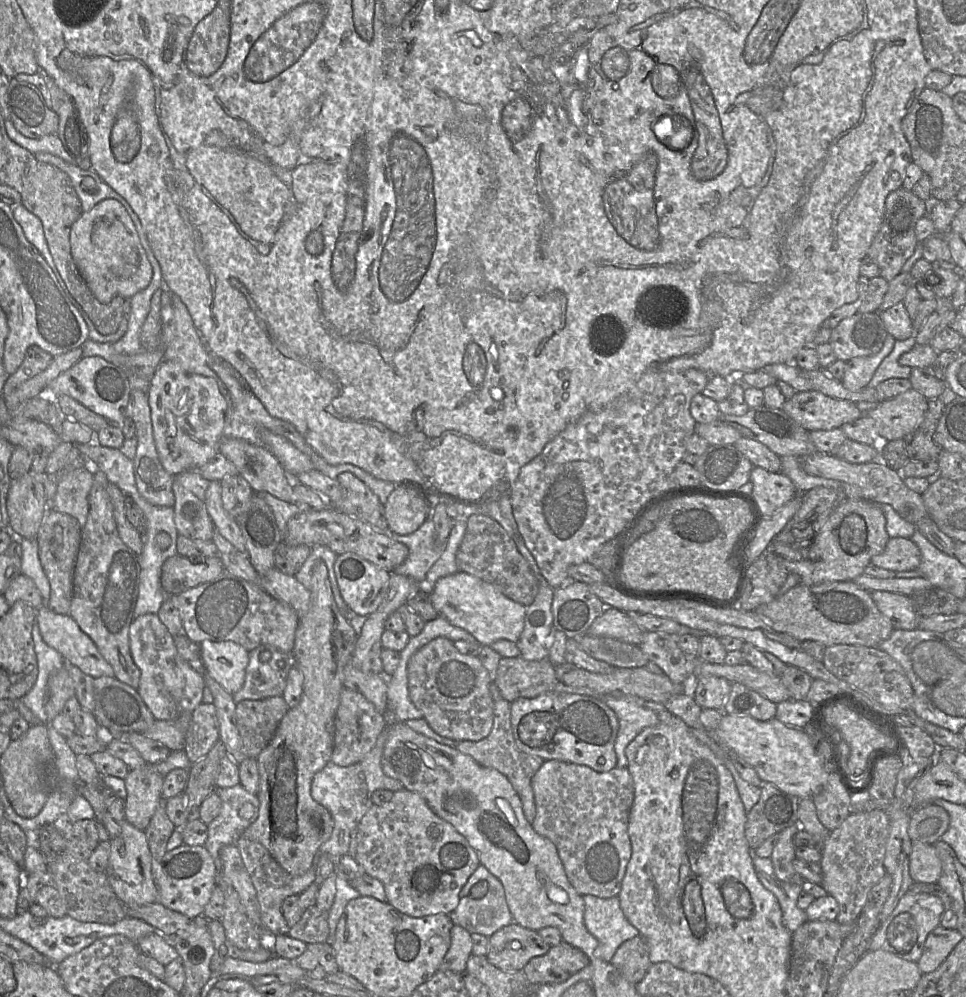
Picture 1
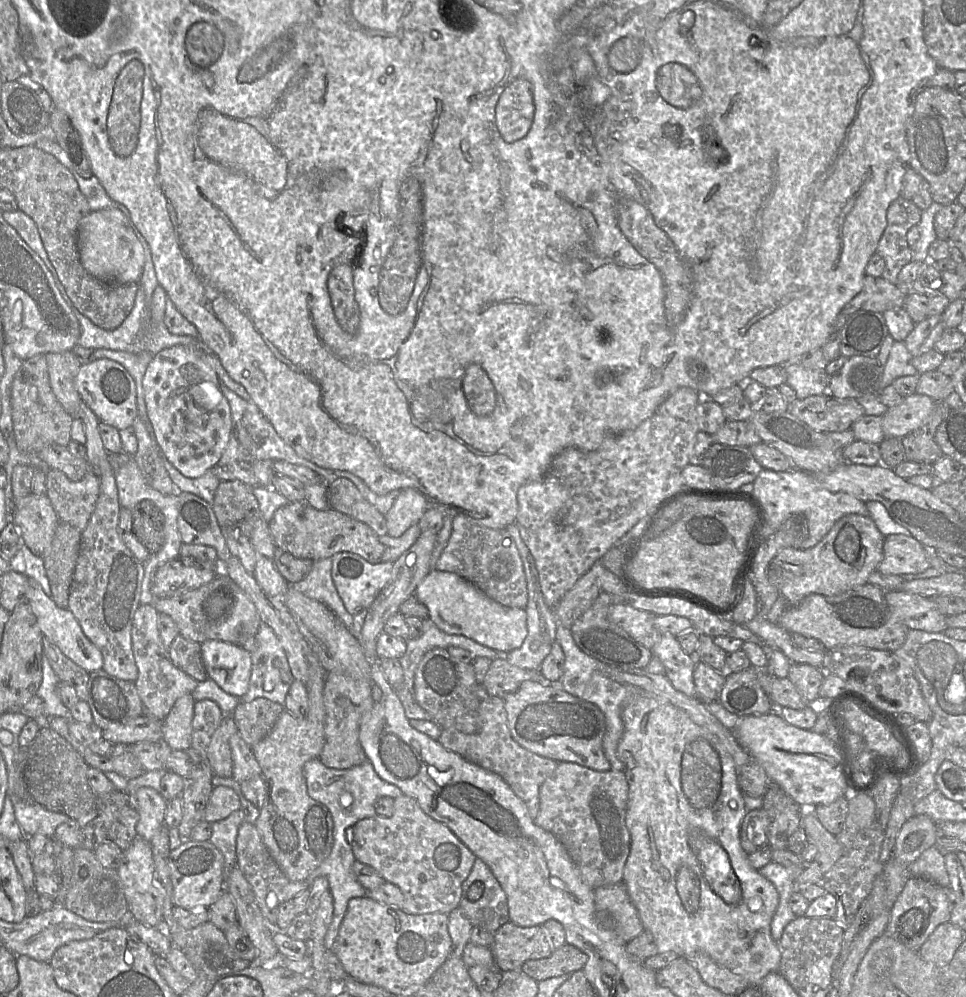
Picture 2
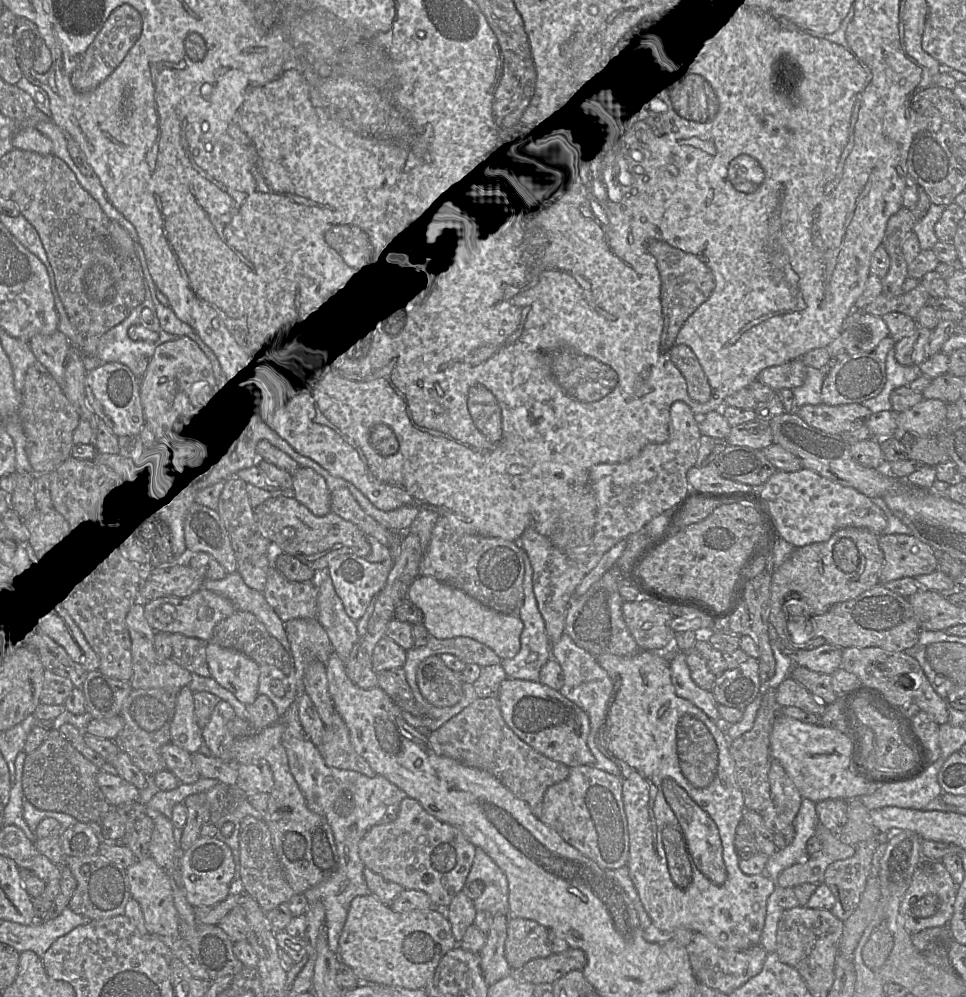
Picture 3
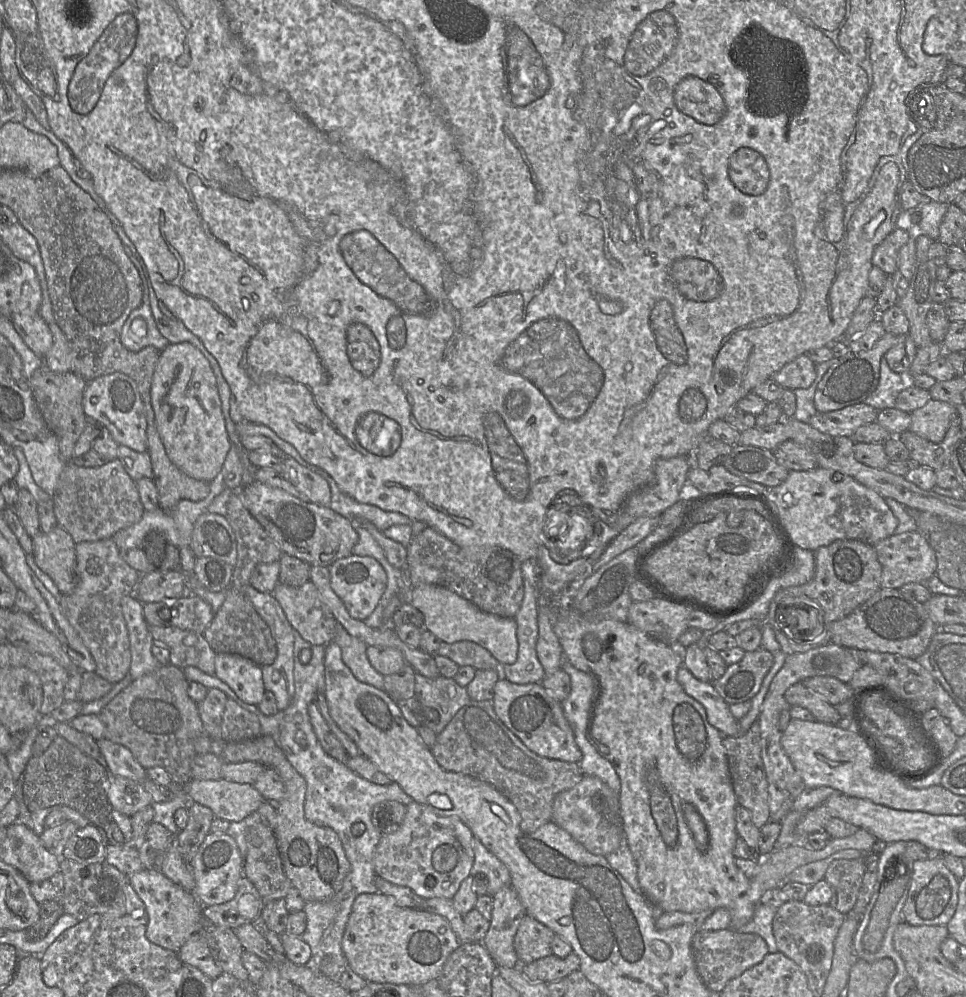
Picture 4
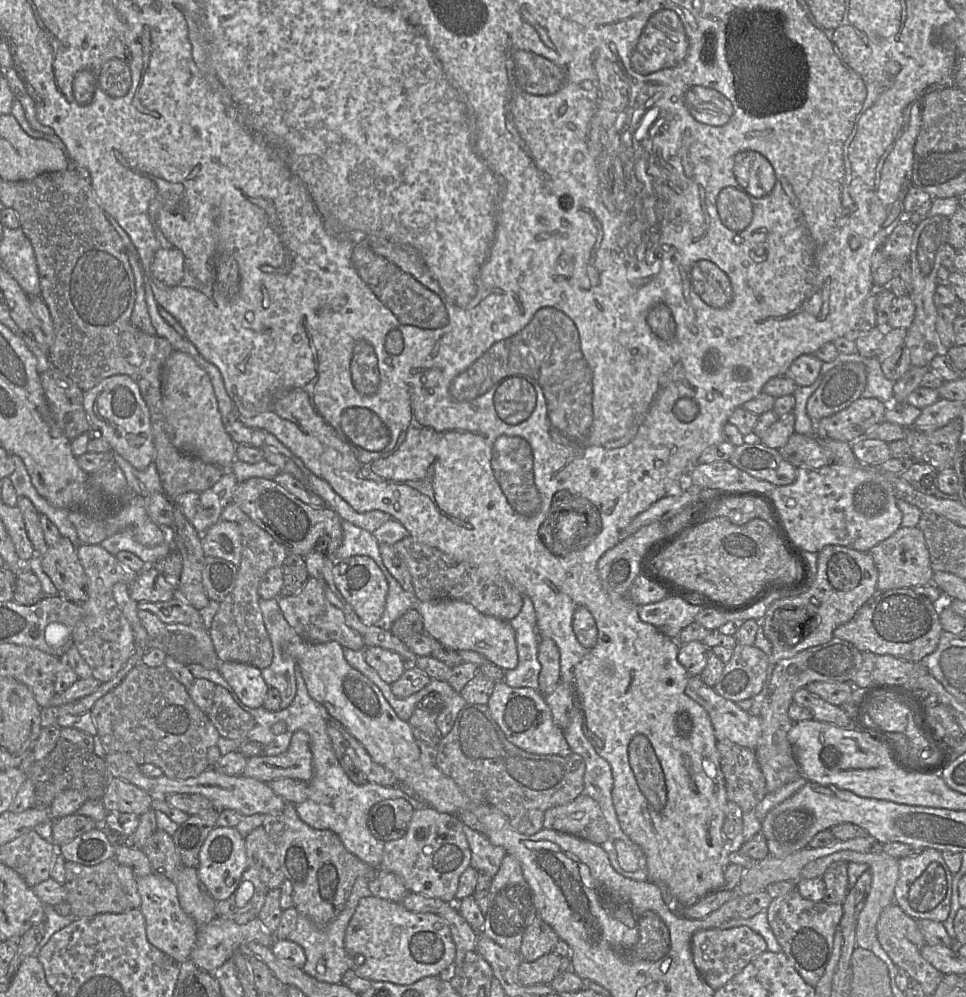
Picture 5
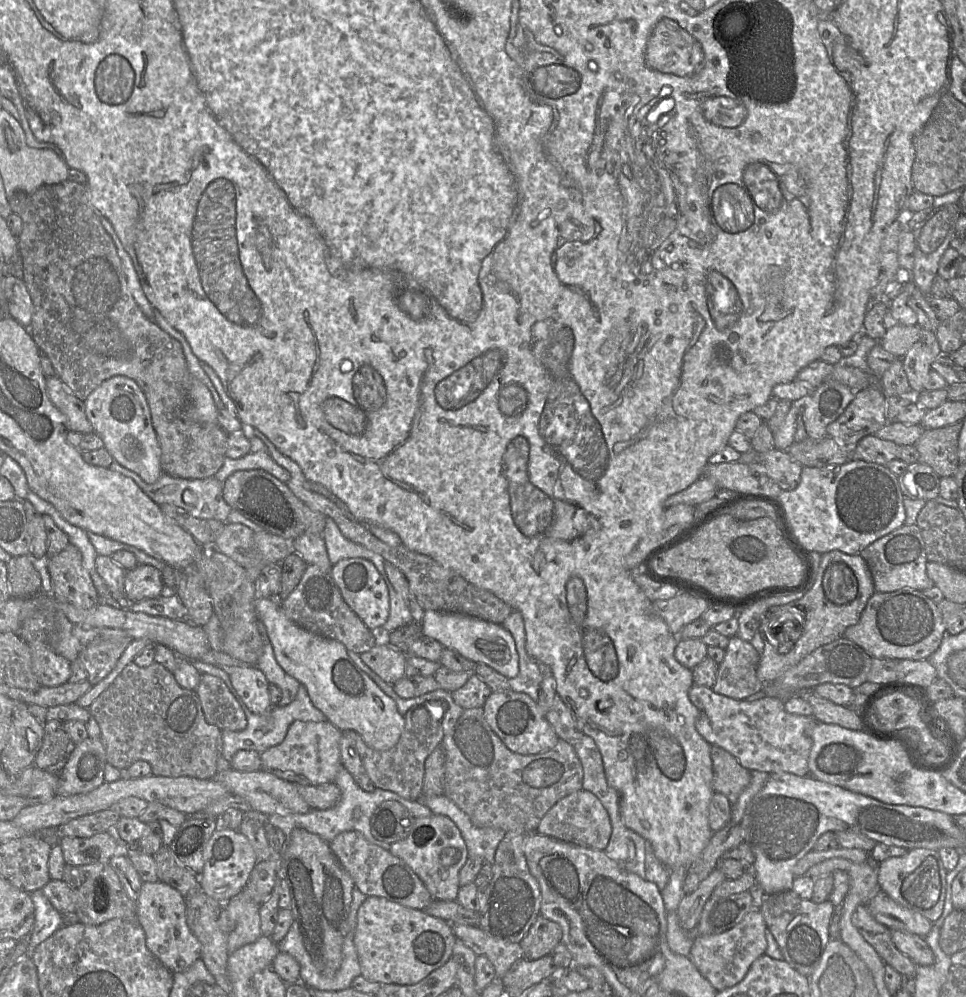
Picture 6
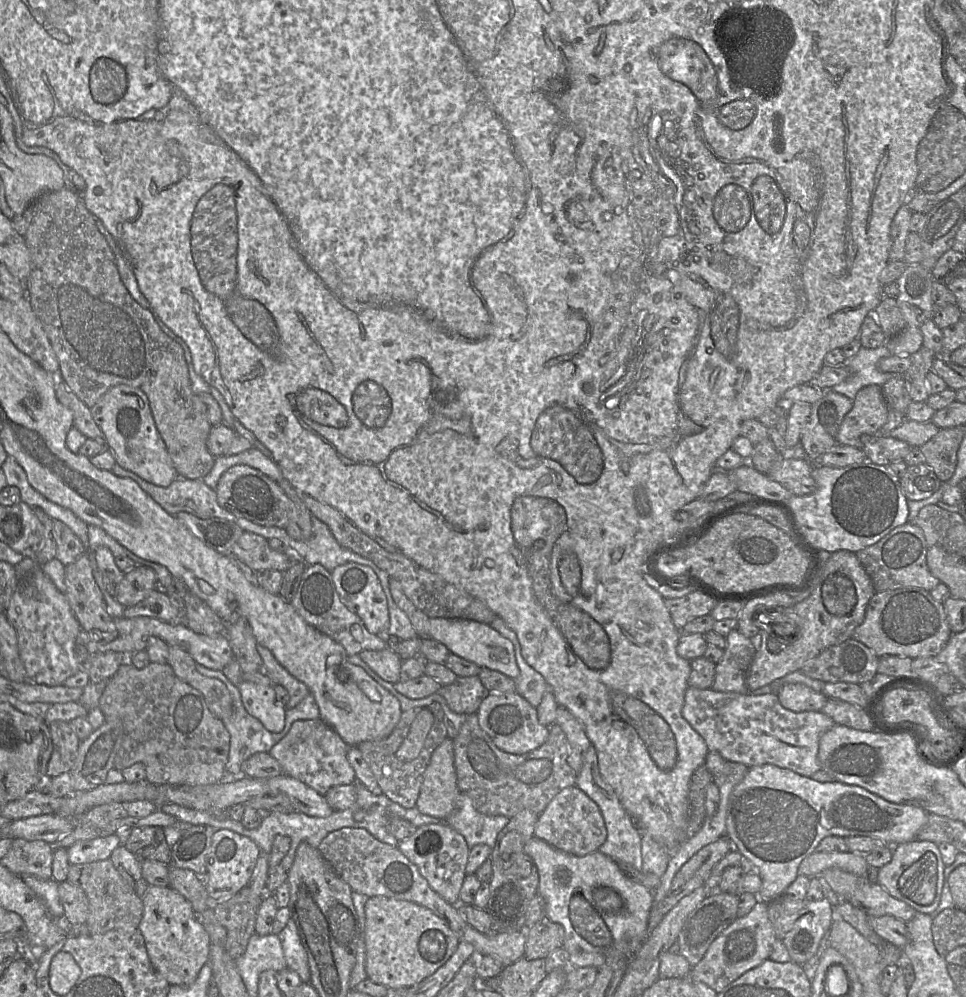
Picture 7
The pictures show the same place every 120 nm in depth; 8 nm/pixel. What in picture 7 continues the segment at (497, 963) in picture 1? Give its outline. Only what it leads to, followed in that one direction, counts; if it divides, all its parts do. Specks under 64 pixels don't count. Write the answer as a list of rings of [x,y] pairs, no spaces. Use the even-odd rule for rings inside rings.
[[[543,916],[526,930],[525,955],[529,960],[545,959],[564,943],[564,928]]]

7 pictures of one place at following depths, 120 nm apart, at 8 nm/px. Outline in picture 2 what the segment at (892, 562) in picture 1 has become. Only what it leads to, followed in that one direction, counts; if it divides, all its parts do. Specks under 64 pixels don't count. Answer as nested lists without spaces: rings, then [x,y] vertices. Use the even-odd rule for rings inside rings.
[[[902,534],[886,536],[883,559],[877,570],[887,575],[918,574],[931,567],[926,547],[917,539]]]

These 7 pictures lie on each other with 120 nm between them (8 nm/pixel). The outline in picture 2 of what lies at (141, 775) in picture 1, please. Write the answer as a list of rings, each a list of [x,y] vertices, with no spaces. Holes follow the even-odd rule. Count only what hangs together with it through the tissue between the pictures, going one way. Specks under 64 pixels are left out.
[[[140,787],[130,795],[130,802],[139,814],[136,825],[138,836],[150,841],[164,825],[167,800],[151,787]]]

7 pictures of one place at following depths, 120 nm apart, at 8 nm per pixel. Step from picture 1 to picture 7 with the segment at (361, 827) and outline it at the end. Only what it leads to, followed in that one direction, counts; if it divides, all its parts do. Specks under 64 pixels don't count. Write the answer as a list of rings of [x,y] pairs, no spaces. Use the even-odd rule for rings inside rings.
[[[447,824],[420,826],[409,838],[400,841],[397,848],[426,879],[429,886],[450,905],[460,903],[460,890],[466,877],[470,848],[464,837]]]

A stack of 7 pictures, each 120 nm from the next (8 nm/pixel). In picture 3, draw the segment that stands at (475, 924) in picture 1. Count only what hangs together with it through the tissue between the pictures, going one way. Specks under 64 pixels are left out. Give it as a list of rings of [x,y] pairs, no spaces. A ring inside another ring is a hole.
[[[476,848],[474,862],[465,886],[470,886],[476,880],[481,880],[485,884],[482,895],[473,900],[476,911],[487,911],[493,916],[505,915],[509,917],[507,877],[481,848]]]

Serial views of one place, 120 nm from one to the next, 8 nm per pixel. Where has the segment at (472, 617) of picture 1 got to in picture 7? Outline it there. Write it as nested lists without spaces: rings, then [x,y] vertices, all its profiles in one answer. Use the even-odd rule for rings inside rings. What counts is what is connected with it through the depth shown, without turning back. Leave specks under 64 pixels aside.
[[[429,618],[429,637],[444,644],[450,653],[471,661],[480,668],[496,670],[513,680],[519,676],[513,644],[489,624],[471,619]]]

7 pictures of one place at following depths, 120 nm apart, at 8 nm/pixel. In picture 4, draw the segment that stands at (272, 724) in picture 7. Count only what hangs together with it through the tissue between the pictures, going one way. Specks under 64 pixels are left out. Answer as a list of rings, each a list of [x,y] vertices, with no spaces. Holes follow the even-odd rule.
[[[216,653],[215,676],[227,684],[243,702],[257,706],[265,693],[262,668],[245,657]]]

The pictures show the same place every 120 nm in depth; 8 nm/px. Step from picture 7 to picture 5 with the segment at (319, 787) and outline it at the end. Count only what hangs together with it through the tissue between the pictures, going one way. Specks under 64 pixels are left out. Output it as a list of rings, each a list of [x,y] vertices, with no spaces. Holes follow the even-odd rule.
[[[296,731],[288,749],[277,756],[255,756],[247,759],[243,776],[269,783],[279,778],[309,782],[313,776],[309,736]]]

